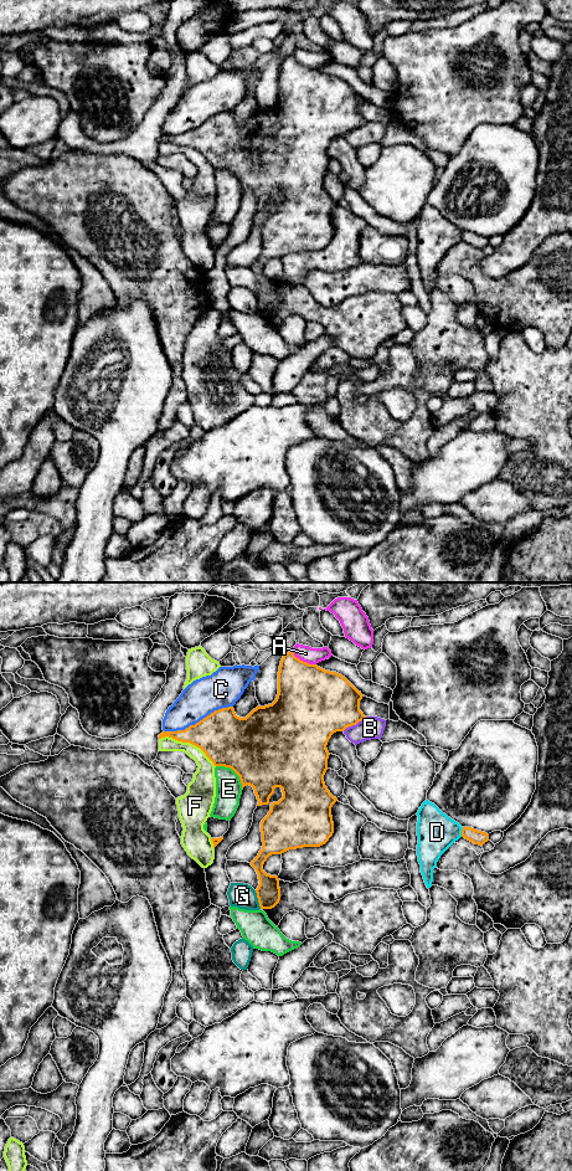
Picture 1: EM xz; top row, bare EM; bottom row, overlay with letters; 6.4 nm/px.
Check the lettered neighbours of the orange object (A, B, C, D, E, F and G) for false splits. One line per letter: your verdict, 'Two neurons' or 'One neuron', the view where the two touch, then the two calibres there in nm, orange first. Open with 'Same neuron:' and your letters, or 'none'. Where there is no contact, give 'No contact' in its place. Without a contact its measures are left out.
Same neuron: none
A: Two neurons. Touches orange in xz. Thickness 420 nm (orange) against 110 nm
B: Two neurons. Touches orange in xz. Thickness 420 nm (orange) against 140 nm
C: Two neurons. Touches orange in xz. Thickness 340 nm (orange) against 240 nm
D: Two neurons. Touches orange in xz. Thickness 90 nm (orange) against 240 nm
E: Two neurons. Touches orange in xz. Thickness 500 nm (orange) against 180 nm
F: Two neurons. Touches orange in xz. Thickness 340 nm (orange) against 130 nm
G: Two neurons. Touches orange in xz. Thickness 160 nm (orange) against 160 nm

